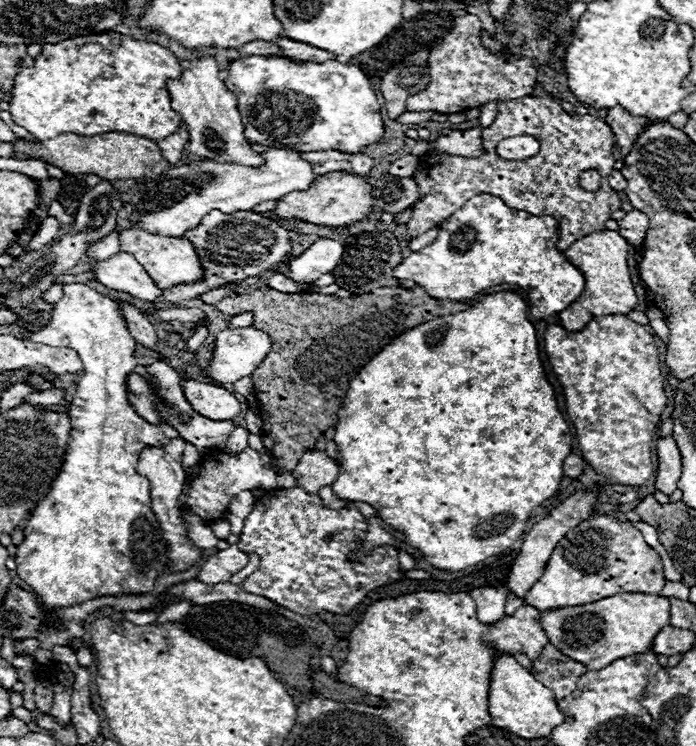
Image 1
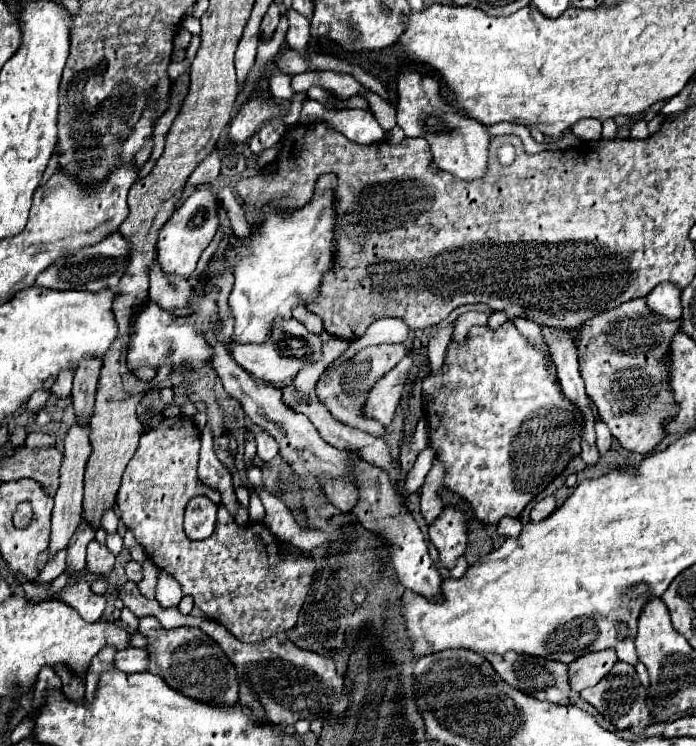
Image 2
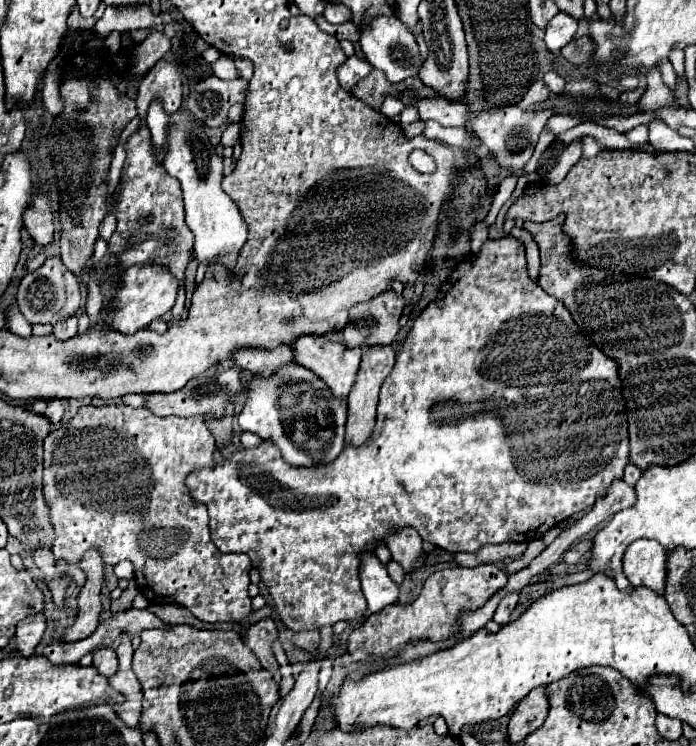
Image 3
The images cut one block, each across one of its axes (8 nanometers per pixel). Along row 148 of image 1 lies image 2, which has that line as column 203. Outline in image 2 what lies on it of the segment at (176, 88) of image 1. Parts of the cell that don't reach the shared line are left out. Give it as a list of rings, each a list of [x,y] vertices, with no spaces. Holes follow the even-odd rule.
[[[196,190],[184,200],[184,204],[172,214],[172,218],[162,226],[158,234],[158,264],[166,276],[190,278],[196,270],[196,264],[212,242],[218,228],[218,200],[210,190]]]

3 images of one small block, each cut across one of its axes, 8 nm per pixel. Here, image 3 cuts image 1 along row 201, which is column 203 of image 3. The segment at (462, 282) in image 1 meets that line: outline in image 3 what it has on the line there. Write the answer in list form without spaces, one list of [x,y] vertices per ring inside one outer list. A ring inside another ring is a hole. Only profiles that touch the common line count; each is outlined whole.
[[[512,236],[486,240],[478,256],[468,258],[456,268],[456,272],[442,286],[442,292],[444,296],[440,294],[416,318],[400,354],[396,356],[396,364],[390,376],[384,380],[380,388],[378,422],[374,428],[374,436],[370,436],[366,444],[356,448],[344,448],[334,460],[334,464],[328,464],[326,468],[288,468],[278,448],[274,448],[274,444],[262,442],[258,448],[240,450],[228,456],[222,464],[216,464],[214,468],[196,470],[188,476],[190,494],[194,494],[196,502],[208,506],[210,532],[216,548],[222,552],[244,552],[250,556],[252,564],[260,570],[260,576],[266,582],[270,596],[274,598],[274,606],[282,622],[294,632],[332,626],[338,620],[364,618],[368,608],[358,580],[358,552],[374,550],[374,542],[378,538],[384,540],[386,532],[392,526],[412,526],[418,530],[422,540],[438,544],[448,552],[476,552],[486,544],[530,542],[534,538],[540,538],[544,532],[564,522],[572,514],[592,508],[598,494],[602,494],[614,478],[622,478],[622,468],[628,464],[630,448],[626,436],[626,420],[616,420],[616,414],[622,412],[618,402],[614,406],[614,392],[620,390],[616,364],[606,358],[606,354],[602,354],[588,338],[580,338],[578,326],[570,318],[568,310],[526,276],[526,258],[522,242]],[[524,404],[528,408],[526,412],[522,412]]]

